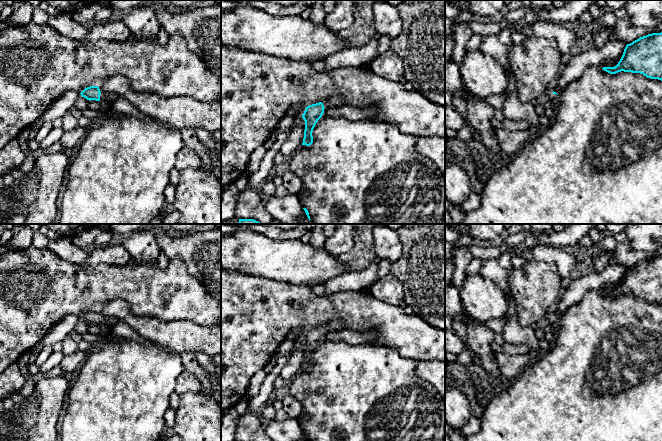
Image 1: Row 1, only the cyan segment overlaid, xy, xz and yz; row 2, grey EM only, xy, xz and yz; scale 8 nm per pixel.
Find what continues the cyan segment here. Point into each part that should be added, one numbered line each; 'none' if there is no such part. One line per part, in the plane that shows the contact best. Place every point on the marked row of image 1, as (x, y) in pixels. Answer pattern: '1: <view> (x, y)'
1: xy (105, 97)

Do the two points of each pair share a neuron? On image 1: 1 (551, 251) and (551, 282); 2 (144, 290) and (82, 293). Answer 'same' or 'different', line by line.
1: different
2: same

